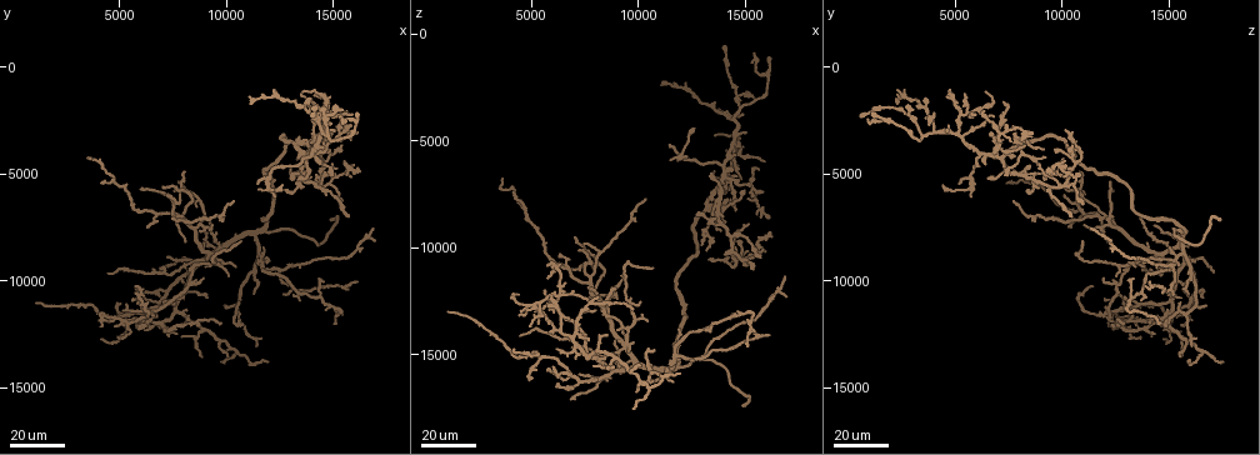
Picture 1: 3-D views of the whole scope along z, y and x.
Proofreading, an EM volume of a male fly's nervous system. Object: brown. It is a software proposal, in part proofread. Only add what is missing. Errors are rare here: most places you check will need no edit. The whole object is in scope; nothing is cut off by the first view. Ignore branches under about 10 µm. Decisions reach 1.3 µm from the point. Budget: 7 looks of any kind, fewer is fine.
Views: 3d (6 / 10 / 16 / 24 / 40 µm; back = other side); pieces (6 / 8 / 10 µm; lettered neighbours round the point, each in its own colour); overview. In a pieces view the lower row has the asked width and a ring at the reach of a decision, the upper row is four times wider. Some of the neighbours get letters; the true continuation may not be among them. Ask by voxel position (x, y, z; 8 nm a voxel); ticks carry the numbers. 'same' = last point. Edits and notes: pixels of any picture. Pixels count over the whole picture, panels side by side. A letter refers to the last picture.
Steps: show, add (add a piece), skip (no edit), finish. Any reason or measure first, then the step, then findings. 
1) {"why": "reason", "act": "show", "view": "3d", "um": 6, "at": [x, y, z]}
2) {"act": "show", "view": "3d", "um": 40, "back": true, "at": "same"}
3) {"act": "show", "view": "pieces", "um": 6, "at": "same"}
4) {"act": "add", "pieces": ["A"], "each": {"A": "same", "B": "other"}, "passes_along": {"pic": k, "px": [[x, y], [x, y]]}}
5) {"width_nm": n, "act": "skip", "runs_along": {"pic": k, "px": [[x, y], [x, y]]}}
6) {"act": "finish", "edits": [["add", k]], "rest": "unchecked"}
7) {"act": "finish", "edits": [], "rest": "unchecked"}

{"why": "free end", "act": "show", "view": "3d", "um": 24, "at": [12700, 5700, 8400]}

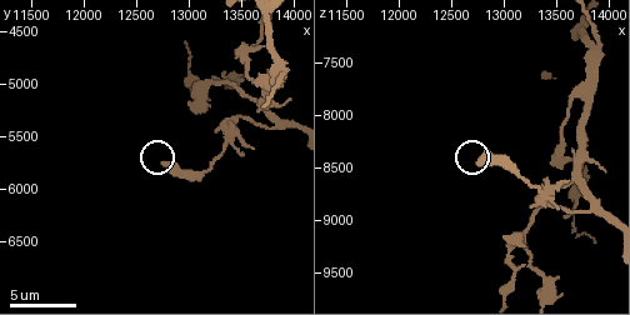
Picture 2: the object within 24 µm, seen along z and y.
{"act": "show", "view": "pieces", "um": 8, "at": [12760, 5740, 8400]}

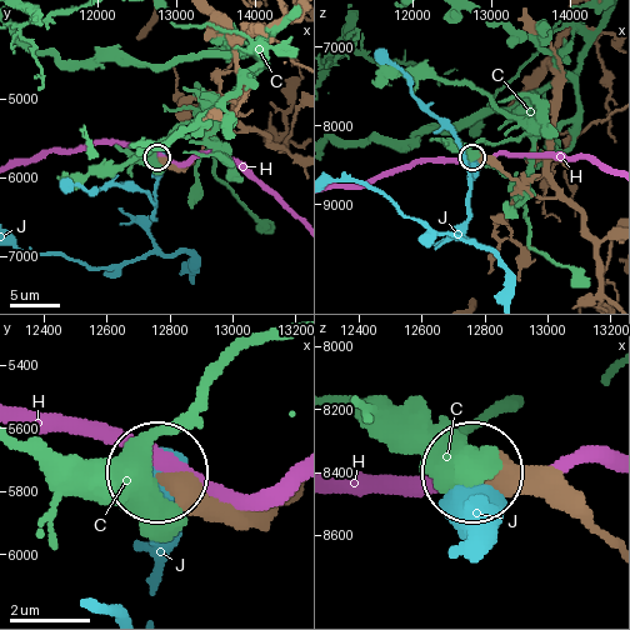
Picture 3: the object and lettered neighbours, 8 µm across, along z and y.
{"act": "skip", "each": {"C": "other", "H": "other", "J": "other"}, "found": "no lettered piece goes on from it"}

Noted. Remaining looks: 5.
{"why": "free end", "act": "show", "view": "3d", "um": 24, "at": [7100, 5600, 9400]}

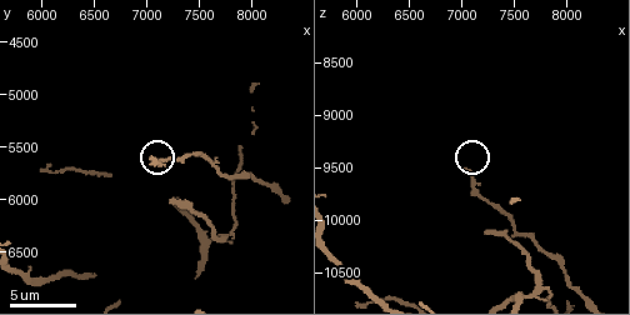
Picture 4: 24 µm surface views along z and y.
{"act": "show", "view": "pieces", "um": 8, "at": [7060, 5640, 9500]}

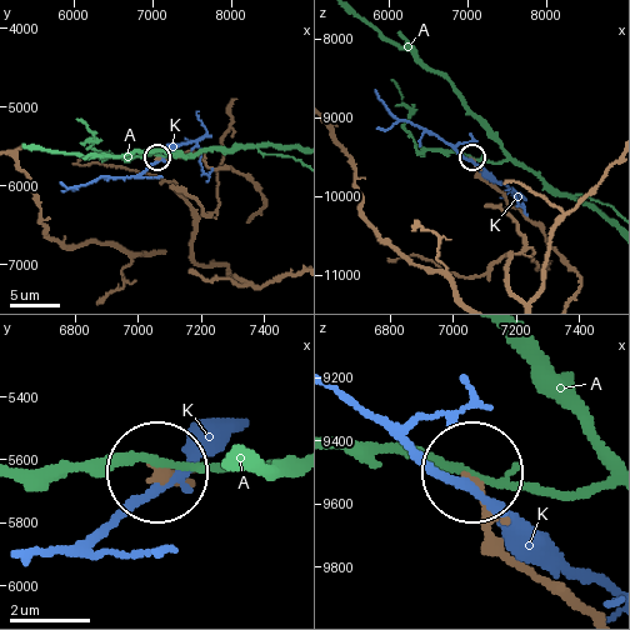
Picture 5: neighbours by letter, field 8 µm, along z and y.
{"width_nm": 260, "act": "skip", "each": {"A": "other", "K": "other"}, "found": "no lettered piece goes on from it"}

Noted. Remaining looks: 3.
{"why": "free end", "act": "show", "view": "3d", "um": 24, "at": [7400, 7100, 9900]}

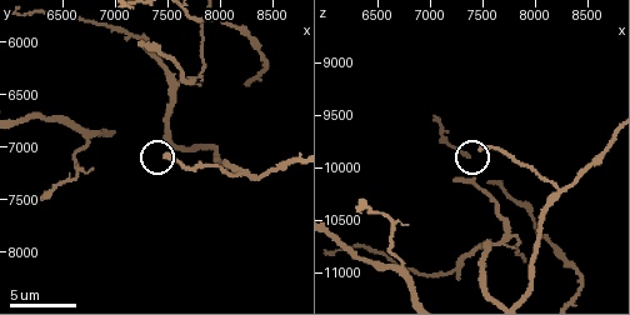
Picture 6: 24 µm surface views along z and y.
{"act": "show", "view": "pieces", "um": 8, "at": [7480, 7080, 9840]}

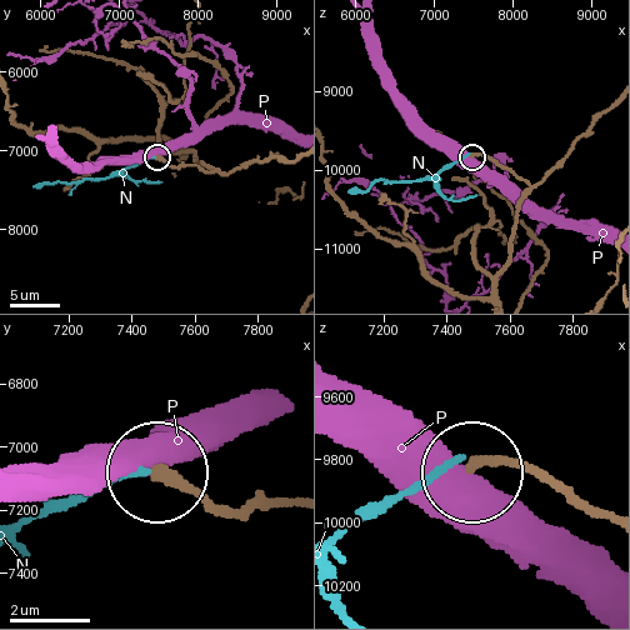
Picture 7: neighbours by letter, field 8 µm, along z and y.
{"act": "skip", "each": {"N": "other", "P": "other"}, "runs_along": {"pic": 7, "px": [[609, 521], [519, 468], [471, 470]]}, "found": "none of them fits"}

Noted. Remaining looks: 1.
{"act": "finish", "edits": [], "rest": "unchecked"}

